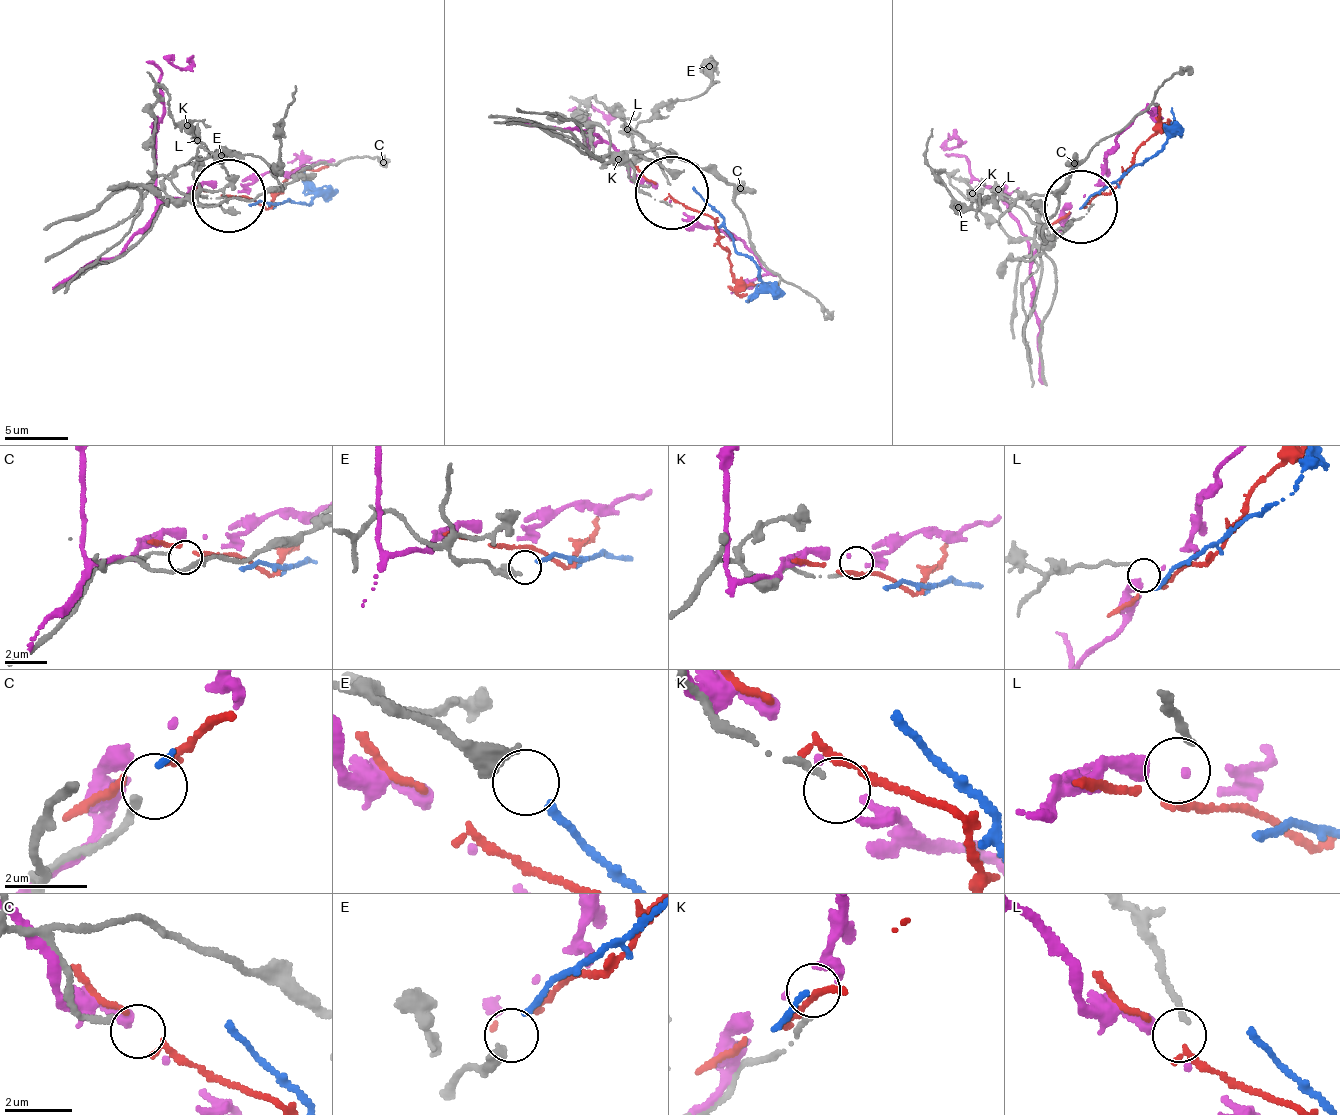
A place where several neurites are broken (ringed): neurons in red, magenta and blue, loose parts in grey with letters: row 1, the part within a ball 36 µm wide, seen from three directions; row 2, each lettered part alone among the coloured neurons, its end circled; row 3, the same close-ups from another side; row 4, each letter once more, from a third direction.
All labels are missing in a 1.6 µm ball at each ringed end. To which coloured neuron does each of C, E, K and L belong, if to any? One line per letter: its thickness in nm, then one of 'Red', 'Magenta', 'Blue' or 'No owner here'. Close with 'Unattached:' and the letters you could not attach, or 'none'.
C: Thickness 140 nm. No owner here
E: Thickness 440 nm. Blue
K: Thickness 150 nm. No owner here
L: Thickness 140 nm. Magenta
Unattached: C, K

